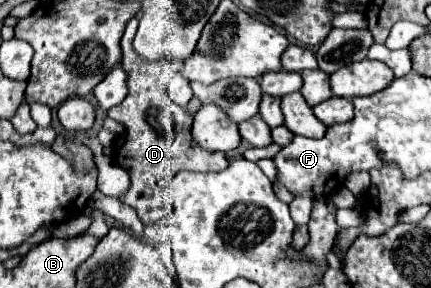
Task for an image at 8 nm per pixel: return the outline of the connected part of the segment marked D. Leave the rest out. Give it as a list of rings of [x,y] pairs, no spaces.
[[[134,17],[134,19],[130,19],[126,23],[126,31],[122,35],[122,65],[126,67],[126,73],[130,73],[128,95],[126,95],[126,99],[120,105],[108,109],[108,117],[112,117],[112,119],[116,119],[116,121],[126,125],[126,131],[122,135],[118,135],[118,139],[114,141],[112,161],[130,173],[132,185],[126,191],[122,201],[126,205],[134,207],[138,211],[138,217],[144,223],[141,240],[154,248],[159,248],[160,237],[158,237],[156,223],[172,211],[172,207],[170,207],[172,203],[170,203],[170,195],[168,195],[168,185],[170,185],[172,177],[178,171],[222,171],[222,169],[228,167],[228,159],[226,159],[224,153],[210,153],[210,151],[198,147],[198,143],[192,139],[192,121],[194,121],[192,115],[186,109],[178,107],[174,101],[170,101],[168,93],[166,93],[166,83],[172,77],[174,79],[174,75],[178,71],[182,71],[182,61],[176,59],[176,57],[164,57],[160,61],[146,61],[146,59],[138,57],[136,51],[132,49],[132,41],[134,41],[136,29],[138,29],[138,19]]]

